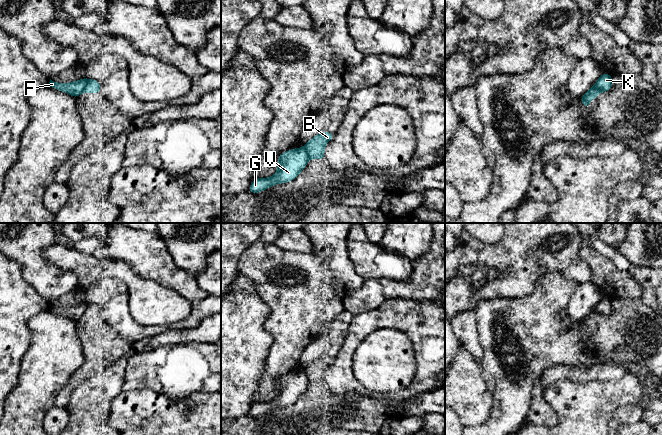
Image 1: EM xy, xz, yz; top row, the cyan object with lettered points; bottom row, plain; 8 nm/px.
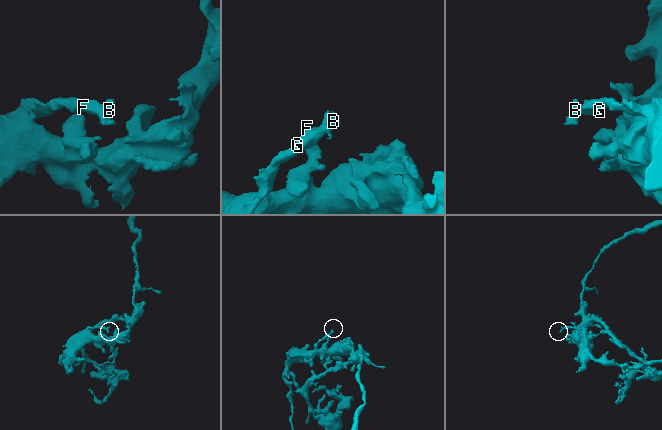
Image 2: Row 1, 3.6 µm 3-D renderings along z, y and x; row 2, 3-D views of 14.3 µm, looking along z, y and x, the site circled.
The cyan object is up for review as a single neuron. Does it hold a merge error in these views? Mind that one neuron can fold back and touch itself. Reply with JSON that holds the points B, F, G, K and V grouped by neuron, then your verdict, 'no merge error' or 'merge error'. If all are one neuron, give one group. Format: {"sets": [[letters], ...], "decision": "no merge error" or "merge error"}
{"sets": [["B"], ["F", "G", "K", "V"]], "decision": "merge error"}

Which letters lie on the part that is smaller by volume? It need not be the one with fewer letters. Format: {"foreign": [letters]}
{"foreign": ["B"]}

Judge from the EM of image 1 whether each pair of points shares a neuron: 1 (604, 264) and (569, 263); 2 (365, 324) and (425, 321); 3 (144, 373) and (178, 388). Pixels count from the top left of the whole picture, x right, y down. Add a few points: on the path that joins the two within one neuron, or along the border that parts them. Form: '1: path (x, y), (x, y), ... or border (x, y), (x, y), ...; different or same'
1: border (582, 246), (579, 256), (588, 266), (592, 281); different
2: path (380, 320), (410, 320); same
3: path (152, 373), (163, 373), (170, 380); same

